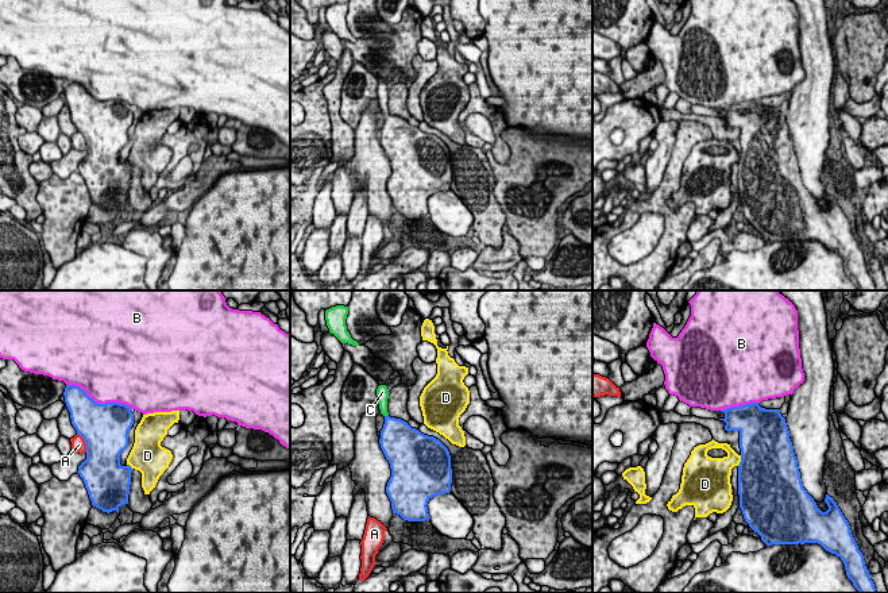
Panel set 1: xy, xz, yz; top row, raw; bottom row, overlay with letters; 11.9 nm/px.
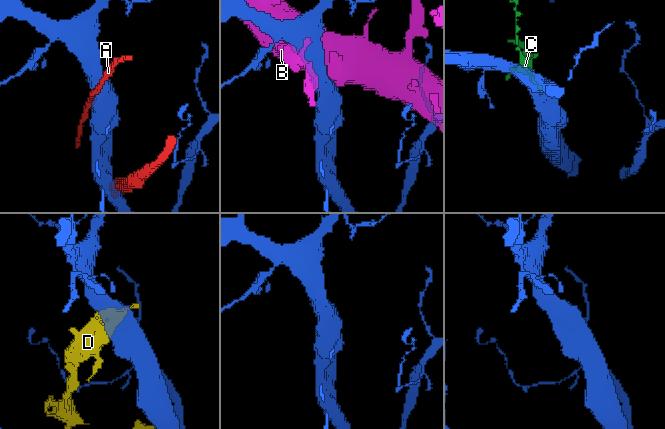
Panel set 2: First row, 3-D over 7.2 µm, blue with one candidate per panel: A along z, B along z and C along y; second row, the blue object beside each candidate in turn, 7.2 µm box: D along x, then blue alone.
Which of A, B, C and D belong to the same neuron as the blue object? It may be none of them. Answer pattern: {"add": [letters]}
{"add": ["C"]}

